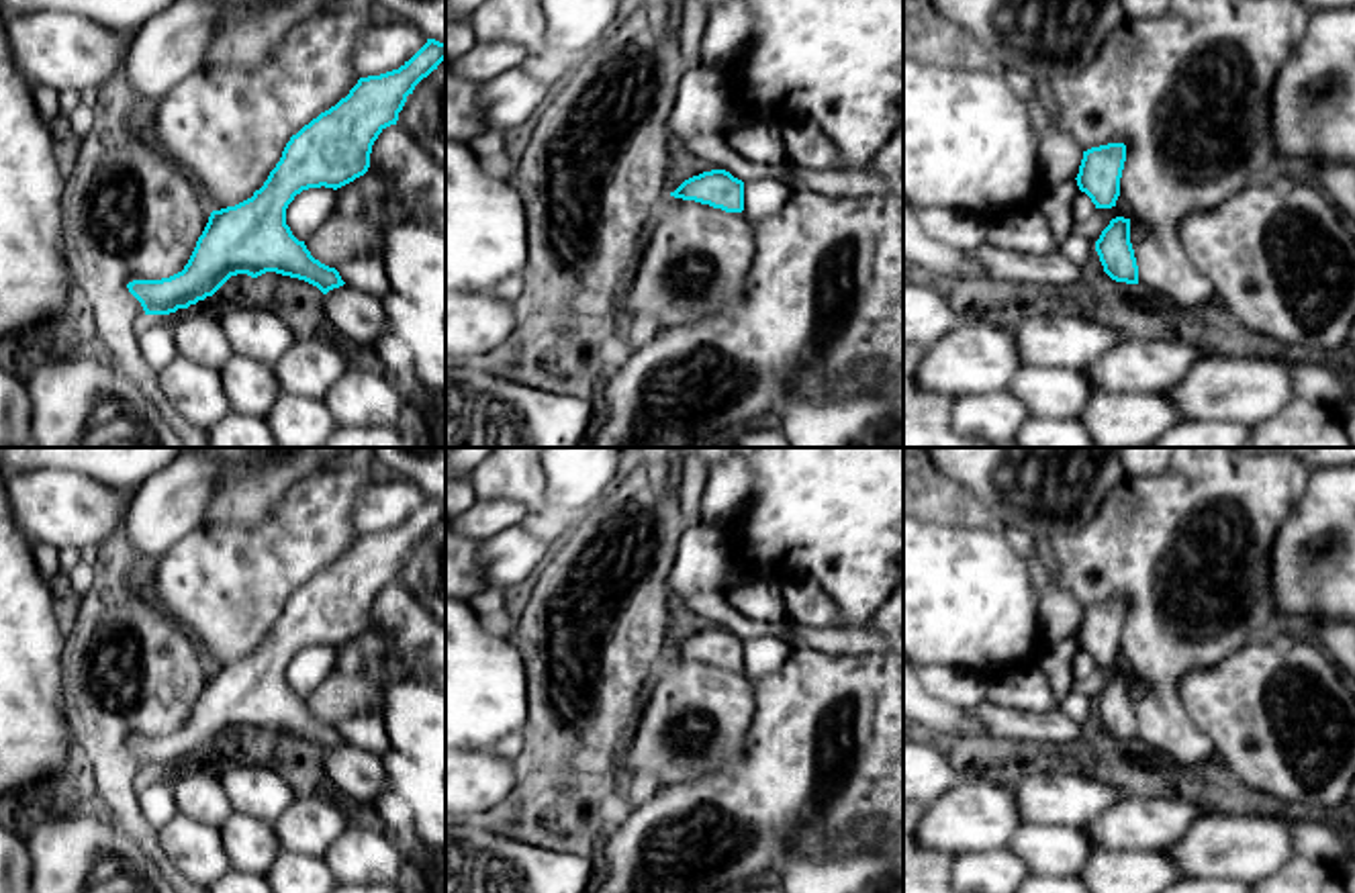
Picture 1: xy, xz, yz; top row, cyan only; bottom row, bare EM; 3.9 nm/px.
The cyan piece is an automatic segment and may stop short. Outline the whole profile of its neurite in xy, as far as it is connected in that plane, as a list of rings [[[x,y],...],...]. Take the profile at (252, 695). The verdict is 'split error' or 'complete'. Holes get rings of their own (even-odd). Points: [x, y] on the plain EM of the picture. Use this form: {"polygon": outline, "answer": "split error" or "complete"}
{"polygon": [[[427,501],[399,527],[360,535],[335,564],[305,582],[286,601],[280,619],[251,656],[213,668],[196,705],[182,730],[161,738],[133,738],[129,750],[141,760],[145,772],[170,772],[213,754],[231,734],[258,736],[266,730],[305,738],[323,752],[343,744],[339,730],[315,717],[305,699],[298,699],[286,683],[286,666],[296,652],[309,646],[341,646],[364,633],[370,625],[372,603],[378,593],[396,582],[407,554],[446,517],[446,501]]], "answer": "complete"}

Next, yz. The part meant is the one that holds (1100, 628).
{"polygon": [[[1108,601],[1083,609],[1077,644],[1095,666],[1112,666],[1120,654],[1120,636],[1126,619],[1124,601]]], "answer": "complete"}

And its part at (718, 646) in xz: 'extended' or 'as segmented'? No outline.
as segmented

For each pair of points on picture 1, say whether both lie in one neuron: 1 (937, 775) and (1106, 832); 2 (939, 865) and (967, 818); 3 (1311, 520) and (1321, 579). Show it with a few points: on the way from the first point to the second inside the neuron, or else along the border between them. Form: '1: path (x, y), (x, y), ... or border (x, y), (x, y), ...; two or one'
1: border (969, 771), (926, 806); two
2: border (924, 847), (955, 857); two
3: path (1313, 534), (1313, 554), (1321, 565); one

